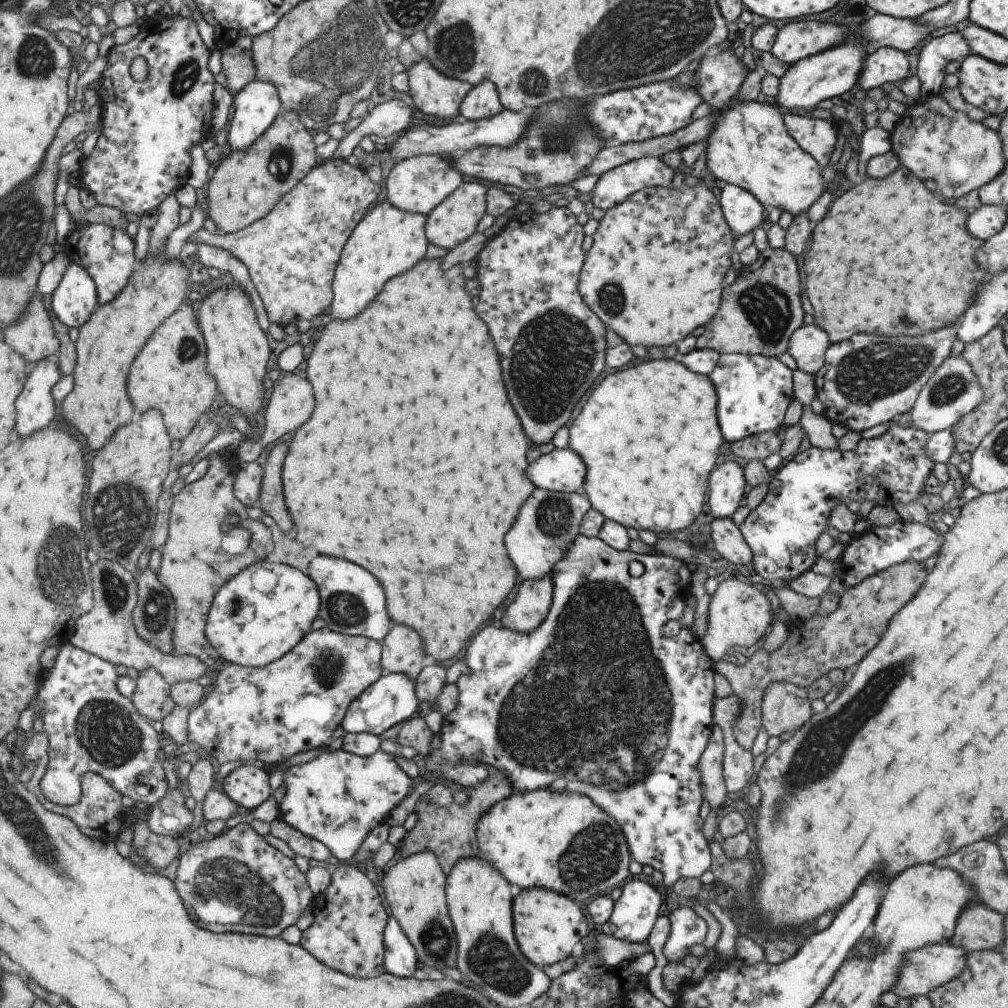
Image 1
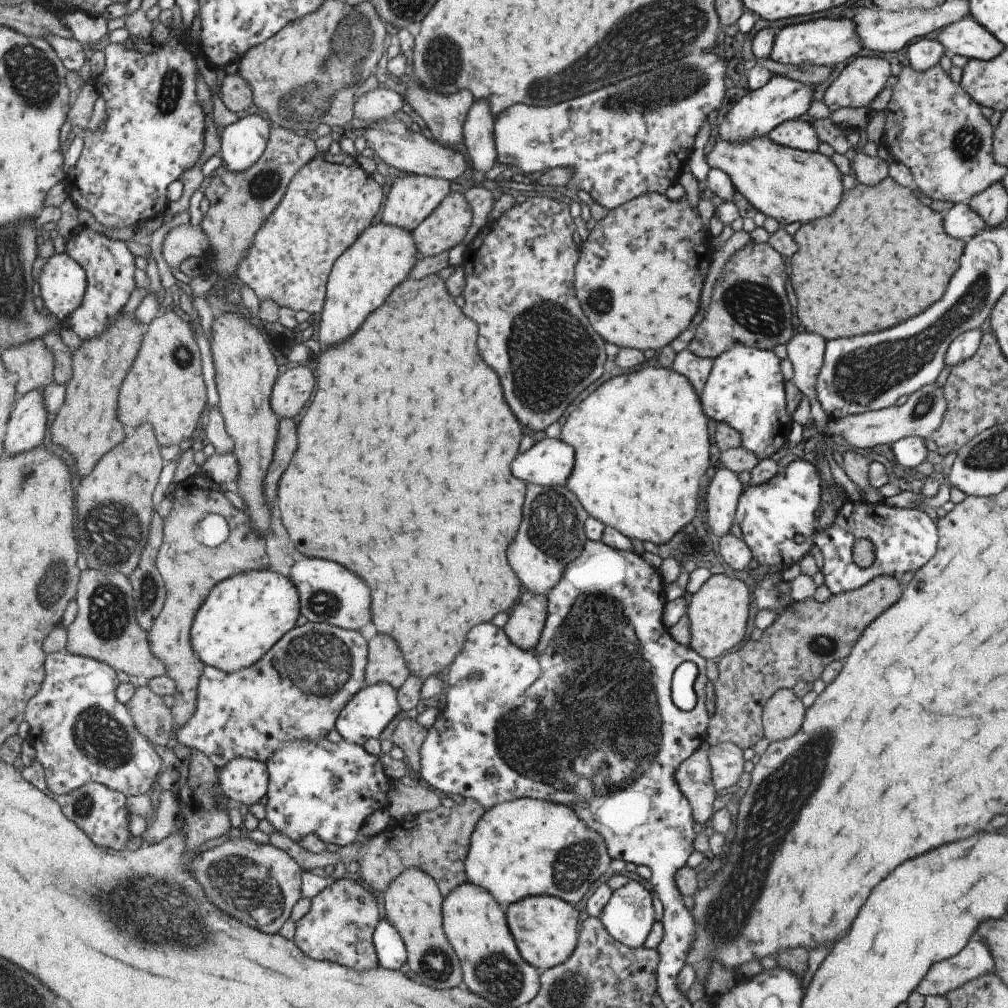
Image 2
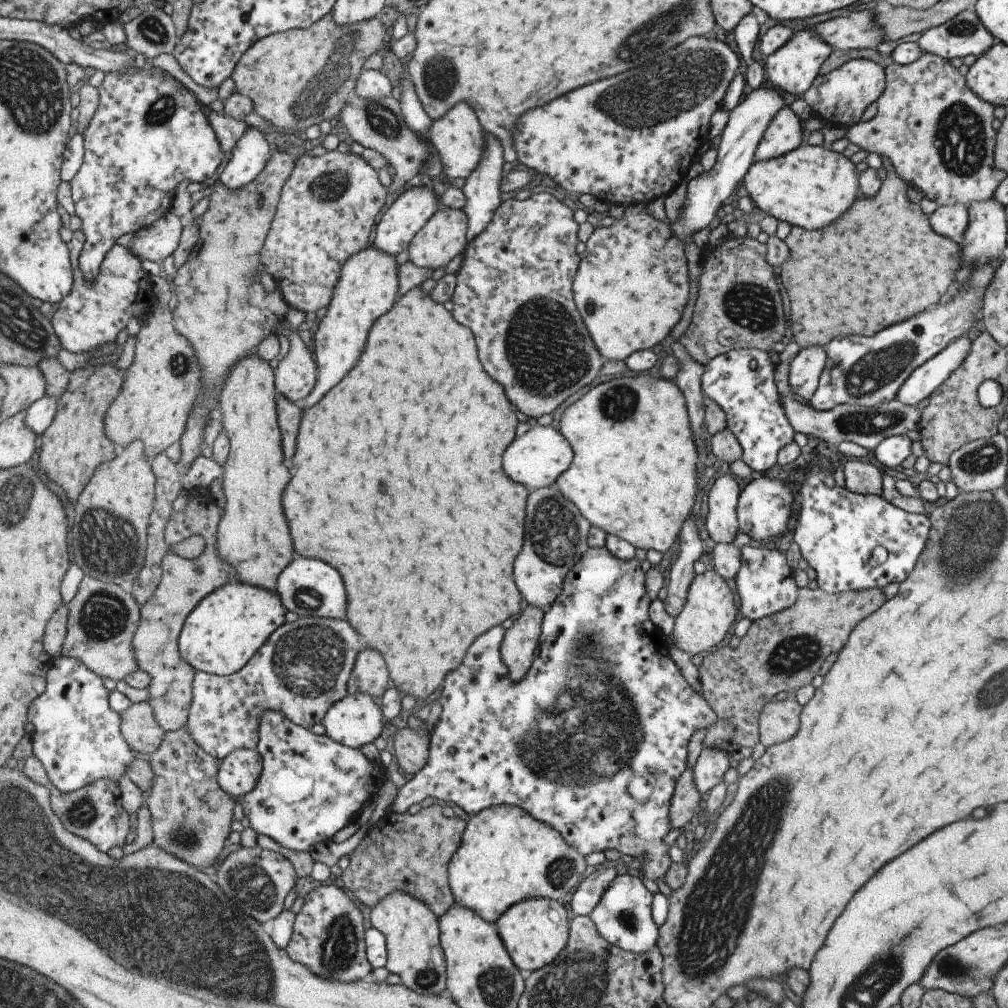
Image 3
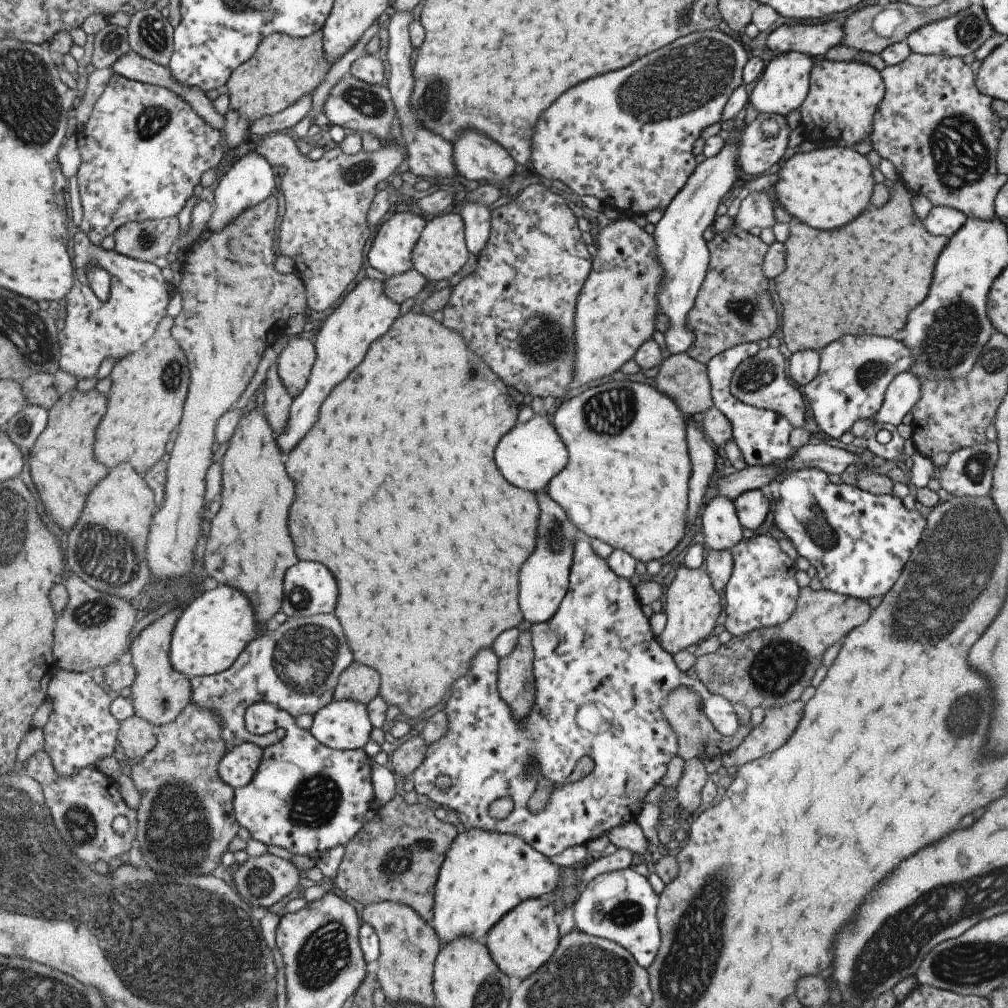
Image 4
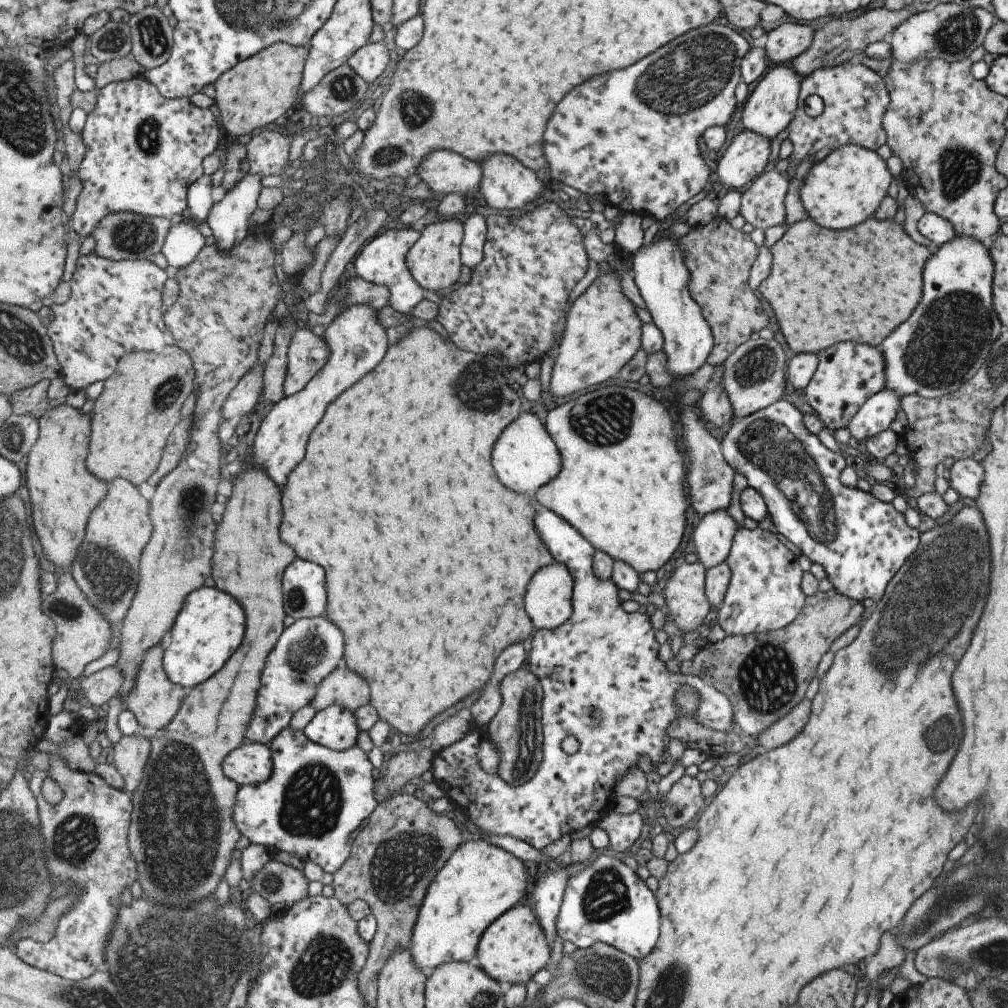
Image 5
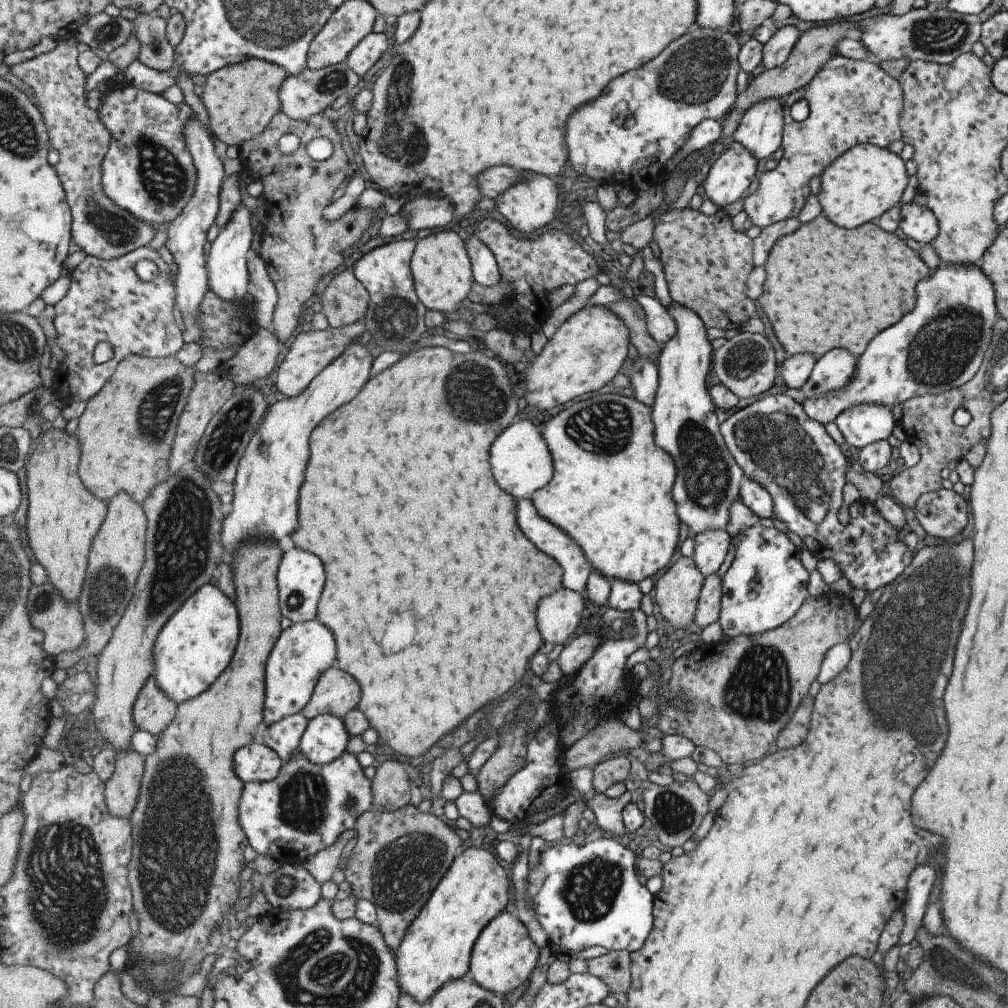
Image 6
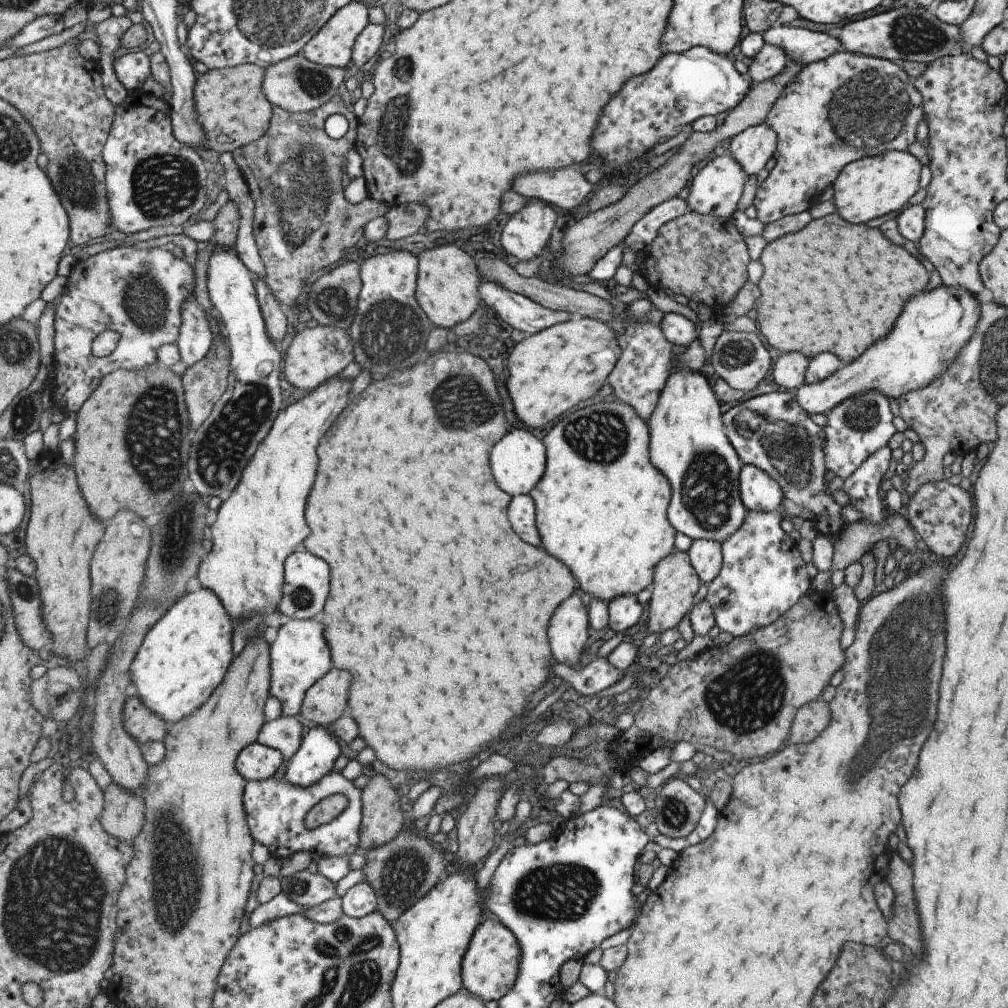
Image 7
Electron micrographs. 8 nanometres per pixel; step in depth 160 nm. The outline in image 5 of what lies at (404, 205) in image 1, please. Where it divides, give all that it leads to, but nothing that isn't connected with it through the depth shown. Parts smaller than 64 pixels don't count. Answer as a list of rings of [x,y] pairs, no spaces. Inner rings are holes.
[[[396,225],[380,235],[377,235],[368,243],[354,260],[354,269],[366,281],[371,281],[388,288],[389,296],[388,306],[401,313],[411,313],[415,303],[422,301],[434,302],[438,304],[440,297],[432,290],[425,290],[415,282],[411,276],[407,265],[405,264],[405,255],[409,247],[419,238],[419,231],[413,230],[410,226]]]

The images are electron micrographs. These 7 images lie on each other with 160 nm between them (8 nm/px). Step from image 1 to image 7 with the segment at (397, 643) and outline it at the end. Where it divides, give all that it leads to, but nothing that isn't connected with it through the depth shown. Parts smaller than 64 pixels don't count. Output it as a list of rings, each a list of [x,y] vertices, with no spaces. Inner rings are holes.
[[[330,670],[308,691],[302,704],[302,716],[317,725],[331,726],[349,708],[349,690],[353,684],[351,672]]]

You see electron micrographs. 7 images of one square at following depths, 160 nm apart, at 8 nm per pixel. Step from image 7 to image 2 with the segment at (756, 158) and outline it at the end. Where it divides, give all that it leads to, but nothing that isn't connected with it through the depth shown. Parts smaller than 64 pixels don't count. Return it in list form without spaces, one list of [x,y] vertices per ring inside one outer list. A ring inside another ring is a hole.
[[[817,18],[801,24],[781,28],[773,38],[769,59],[785,66],[798,67],[801,64],[824,65],[843,63],[862,49],[862,42],[856,33],[852,20]]]

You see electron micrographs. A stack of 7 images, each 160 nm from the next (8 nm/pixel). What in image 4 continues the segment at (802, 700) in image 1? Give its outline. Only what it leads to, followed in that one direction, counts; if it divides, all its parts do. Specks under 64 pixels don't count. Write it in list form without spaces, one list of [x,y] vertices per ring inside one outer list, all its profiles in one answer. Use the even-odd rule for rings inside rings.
[[[799,699],[778,707],[764,710],[763,721],[751,729],[739,746],[721,756],[720,762],[725,768],[744,765],[753,759],[779,748],[795,730],[801,716],[803,702]]]

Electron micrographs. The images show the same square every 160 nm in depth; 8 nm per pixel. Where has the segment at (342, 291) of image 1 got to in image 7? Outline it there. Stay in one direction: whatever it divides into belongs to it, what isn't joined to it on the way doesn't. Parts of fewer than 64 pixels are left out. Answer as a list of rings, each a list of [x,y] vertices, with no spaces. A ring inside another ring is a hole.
[[[333,377],[302,399],[287,406],[286,410],[277,417],[271,432],[264,438],[252,462],[245,469],[240,482],[241,488],[237,486],[237,492],[233,492],[233,496],[221,506],[217,522],[213,524],[213,552],[207,558],[207,562],[201,566],[198,580],[201,580],[205,588],[217,592],[221,600],[225,600],[225,608],[229,608],[233,620],[239,620],[243,614],[253,610],[271,610],[271,612],[280,610],[280,600],[283,599],[281,588],[285,582],[285,574],[283,574],[285,560],[311,534],[309,524],[305,520],[305,508],[319,466],[317,446],[323,434],[349,406],[351,392],[353,392],[353,379],[343,380],[343,378]]]

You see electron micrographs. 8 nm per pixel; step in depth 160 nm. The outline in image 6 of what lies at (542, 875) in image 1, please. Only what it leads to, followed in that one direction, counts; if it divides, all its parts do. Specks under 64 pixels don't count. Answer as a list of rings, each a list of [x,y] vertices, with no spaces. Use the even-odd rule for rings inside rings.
[[[481,844],[463,847],[395,949],[401,991],[425,1006],[445,983],[466,976],[473,943],[485,925],[505,909],[511,895],[509,883],[488,849]]]

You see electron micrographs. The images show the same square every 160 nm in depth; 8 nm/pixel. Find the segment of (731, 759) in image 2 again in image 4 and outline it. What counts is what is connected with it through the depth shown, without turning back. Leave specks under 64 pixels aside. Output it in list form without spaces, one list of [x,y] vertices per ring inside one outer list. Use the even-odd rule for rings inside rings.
[[[688,758],[684,760],[682,775],[676,785],[676,799],[683,812],[691,812],[702,802],[700,790],[709,779],[702,760]]]

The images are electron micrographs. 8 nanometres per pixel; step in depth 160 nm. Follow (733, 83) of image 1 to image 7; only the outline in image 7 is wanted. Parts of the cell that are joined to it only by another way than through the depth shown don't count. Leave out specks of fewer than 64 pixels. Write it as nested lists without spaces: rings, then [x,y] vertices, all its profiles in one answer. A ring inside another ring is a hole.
[[[885,151],[848,162],[834,178],[827,197],[849,224],[865,224],[905,206],[919,188],[922,164],[907,151]]]

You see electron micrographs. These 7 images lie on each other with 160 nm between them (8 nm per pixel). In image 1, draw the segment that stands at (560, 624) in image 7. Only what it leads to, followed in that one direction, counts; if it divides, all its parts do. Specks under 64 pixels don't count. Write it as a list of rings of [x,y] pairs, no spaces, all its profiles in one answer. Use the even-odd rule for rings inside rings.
[[[539,489],[529,494],[517,512],[513,528],[505,534],[507,556],[515,564],[517,572],[525,580],[539,580],[551,572],[551,568],[565,556],[565,552],[579,534],[583,516],[590,510],[585,495],[554,492]]]

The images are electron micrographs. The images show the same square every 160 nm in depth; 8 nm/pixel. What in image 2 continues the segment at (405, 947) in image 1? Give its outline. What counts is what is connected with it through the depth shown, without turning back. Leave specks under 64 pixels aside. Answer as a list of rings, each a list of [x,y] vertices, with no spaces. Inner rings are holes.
[[[382,919],[374,935],[374,944],[383,969],[404,970],[406,964],[406,949],[397,930]]]

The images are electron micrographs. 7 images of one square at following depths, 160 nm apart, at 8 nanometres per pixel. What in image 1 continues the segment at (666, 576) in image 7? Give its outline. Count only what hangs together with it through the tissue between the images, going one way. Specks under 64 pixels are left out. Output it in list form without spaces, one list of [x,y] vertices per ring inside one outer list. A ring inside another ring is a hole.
[[[728,575],[717,580],[717,588],[709,596],[707,604],[707,628],[705,634],[699,638],[703,652],[713,664],[719,662],[727,650],[735,645],[755,648],[774,620],[769,600],[765,598],[765,591],[760,587],[744,584]]]

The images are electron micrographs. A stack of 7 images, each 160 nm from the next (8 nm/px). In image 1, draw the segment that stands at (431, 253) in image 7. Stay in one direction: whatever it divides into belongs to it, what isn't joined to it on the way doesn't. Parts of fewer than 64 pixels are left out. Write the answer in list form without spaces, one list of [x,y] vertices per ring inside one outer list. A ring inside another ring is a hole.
[[[463,182],[447,198],[439,202],[427,215],[424,227],[425,237],[429,244],[447,251],[474,234],[474,227],[485,214],[485,183]]]

